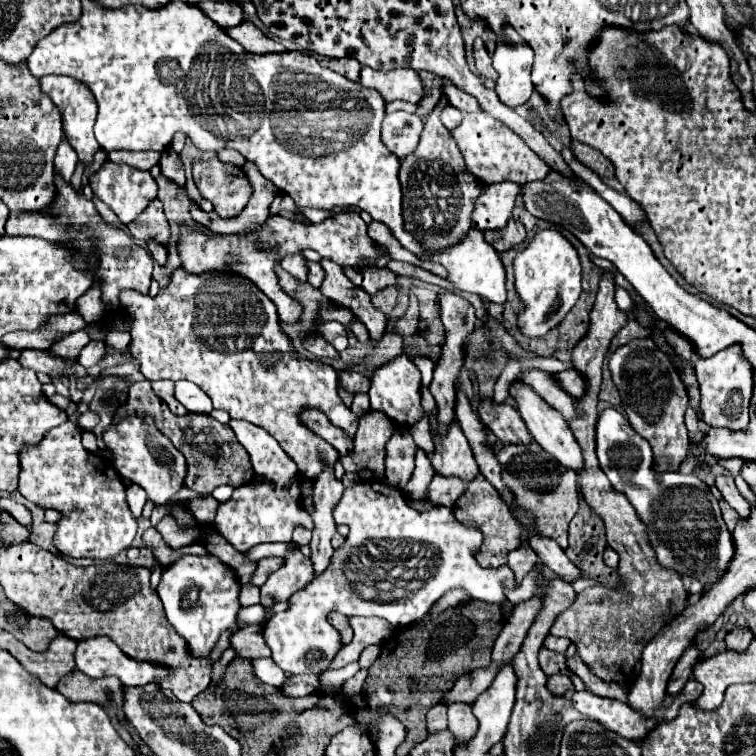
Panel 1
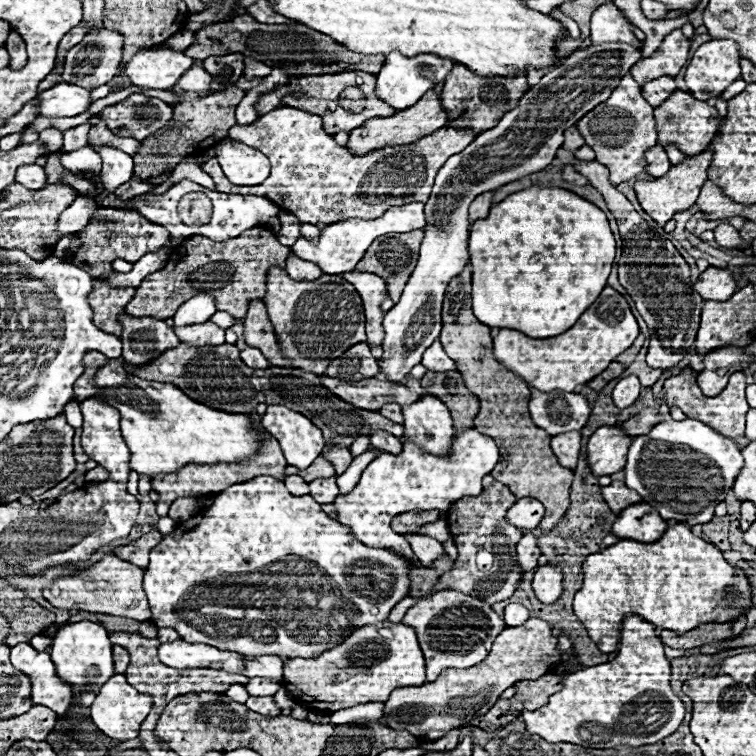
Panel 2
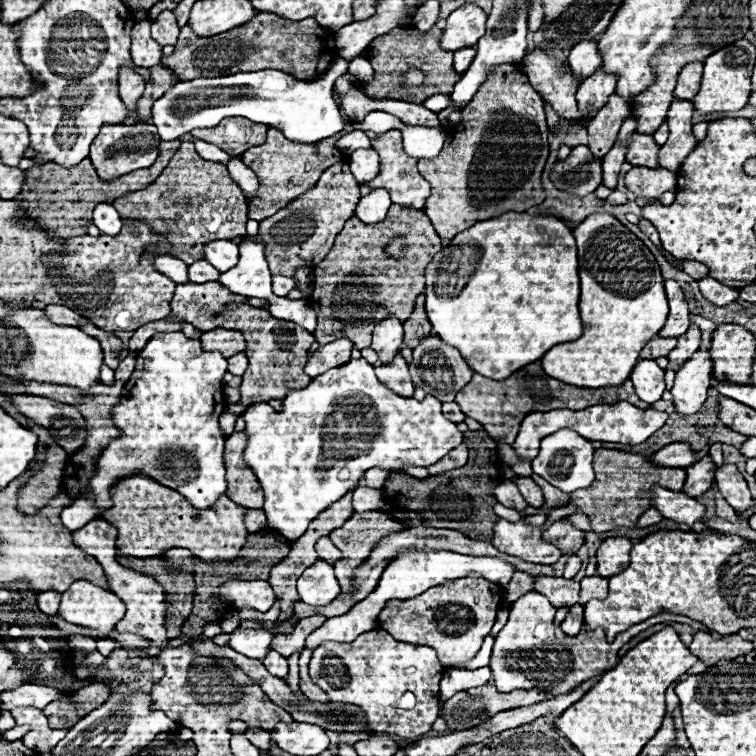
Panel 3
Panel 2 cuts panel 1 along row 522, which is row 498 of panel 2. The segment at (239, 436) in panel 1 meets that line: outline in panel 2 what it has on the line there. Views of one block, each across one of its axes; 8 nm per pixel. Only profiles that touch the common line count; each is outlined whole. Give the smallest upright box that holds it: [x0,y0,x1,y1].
[144,476,410,660]

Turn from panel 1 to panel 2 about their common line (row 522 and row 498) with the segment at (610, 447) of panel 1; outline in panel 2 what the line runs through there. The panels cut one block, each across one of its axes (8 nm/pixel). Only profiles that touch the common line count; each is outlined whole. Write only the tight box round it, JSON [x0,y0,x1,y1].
[624,404,744,526]

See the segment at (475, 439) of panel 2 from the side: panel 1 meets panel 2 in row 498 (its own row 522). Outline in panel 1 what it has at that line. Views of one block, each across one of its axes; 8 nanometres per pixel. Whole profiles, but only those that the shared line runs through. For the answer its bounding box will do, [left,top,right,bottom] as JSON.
[264,480,514,674]

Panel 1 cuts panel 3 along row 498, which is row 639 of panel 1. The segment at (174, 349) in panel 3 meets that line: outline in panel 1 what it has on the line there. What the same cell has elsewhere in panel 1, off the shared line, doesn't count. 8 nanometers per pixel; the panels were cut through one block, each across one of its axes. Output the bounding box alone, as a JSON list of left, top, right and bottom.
[76,556,242,686]

